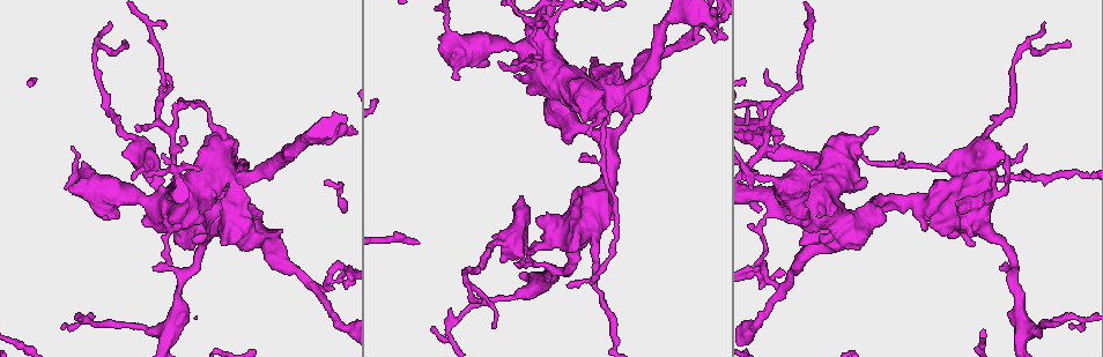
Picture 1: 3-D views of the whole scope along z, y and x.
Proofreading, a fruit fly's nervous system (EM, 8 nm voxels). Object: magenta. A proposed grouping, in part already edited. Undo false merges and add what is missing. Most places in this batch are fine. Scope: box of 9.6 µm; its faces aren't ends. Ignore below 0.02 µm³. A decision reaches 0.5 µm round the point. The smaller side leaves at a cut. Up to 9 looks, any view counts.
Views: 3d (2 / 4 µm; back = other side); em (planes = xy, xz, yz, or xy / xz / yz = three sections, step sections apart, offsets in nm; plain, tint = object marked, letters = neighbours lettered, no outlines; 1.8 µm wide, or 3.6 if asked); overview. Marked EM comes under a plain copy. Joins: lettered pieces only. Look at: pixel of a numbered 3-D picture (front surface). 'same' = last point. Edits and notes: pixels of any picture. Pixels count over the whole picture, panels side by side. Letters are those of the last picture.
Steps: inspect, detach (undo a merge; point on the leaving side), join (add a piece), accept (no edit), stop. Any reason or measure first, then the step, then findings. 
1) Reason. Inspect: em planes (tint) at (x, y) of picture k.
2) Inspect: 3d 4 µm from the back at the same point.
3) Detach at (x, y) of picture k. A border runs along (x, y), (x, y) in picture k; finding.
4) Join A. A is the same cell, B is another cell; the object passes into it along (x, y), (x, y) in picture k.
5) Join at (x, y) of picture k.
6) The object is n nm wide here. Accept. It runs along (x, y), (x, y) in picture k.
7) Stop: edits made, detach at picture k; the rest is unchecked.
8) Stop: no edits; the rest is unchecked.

Side arm on a straight run. Inspect: 3d 2 µm at (690, 39) of picture 1.

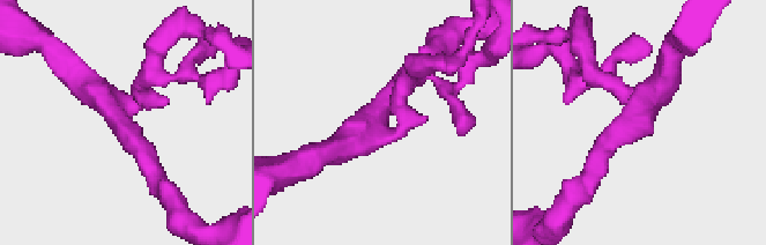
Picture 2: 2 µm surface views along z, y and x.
3 arms meet here; need the tissue. Inspect: em planes (tint) at (119, 117) of picture 2.

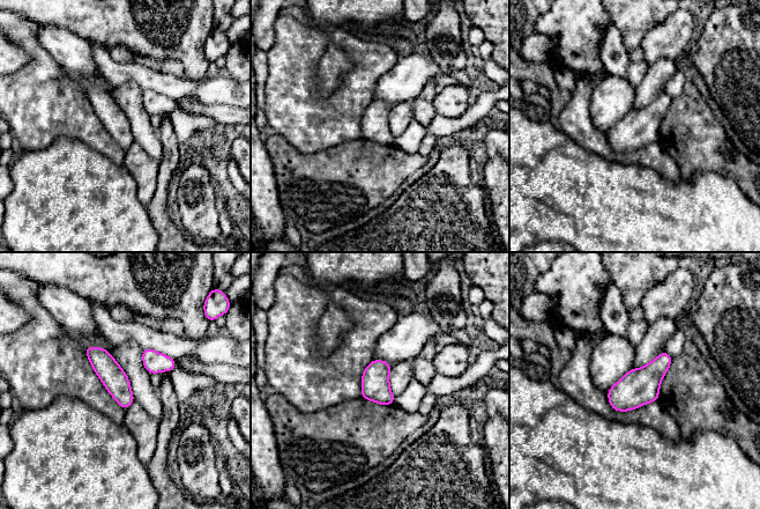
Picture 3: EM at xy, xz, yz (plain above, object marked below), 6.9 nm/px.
Inspect: em planes (letters) at the same point.

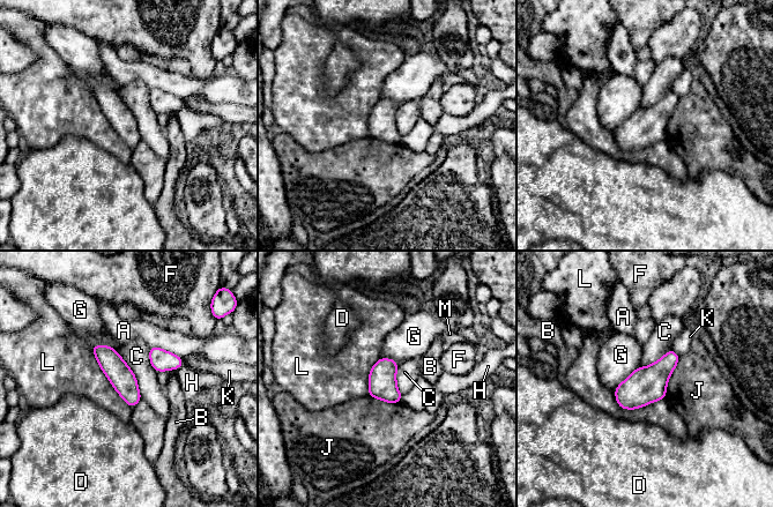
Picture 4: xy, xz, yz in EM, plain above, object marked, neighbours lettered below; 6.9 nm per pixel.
The object is 170 nm wide here; the longest contact is with L, 550 nm. Accept. A, B, C, D, F, G, H, J, K, L and M are other cells; one cell here.

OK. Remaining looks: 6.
Thick turns thin. Inspect: em planes (letters) at (209, 186) of picture 1.

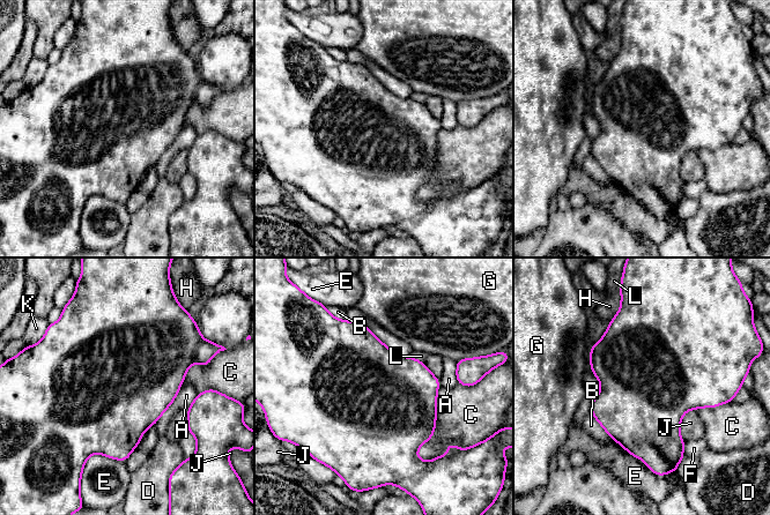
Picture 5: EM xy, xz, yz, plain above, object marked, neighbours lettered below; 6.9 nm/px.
Accept. A, B, C, D, E, F, G, H, J, K and L are other cells; a border runs along (411, 356), (419, 359), (438, 380) in picture 5; all the same cell.

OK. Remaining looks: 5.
Free end. Inspect: 3d 2 µm at (926, 229) of picture 1.

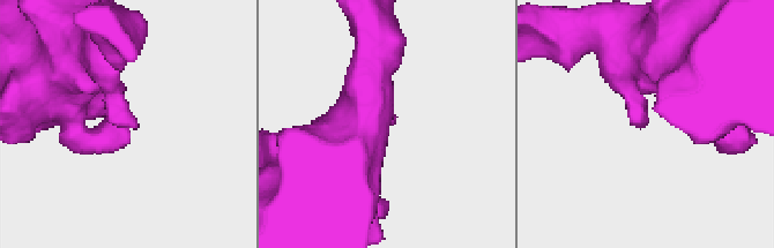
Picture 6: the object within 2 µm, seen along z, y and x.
Inspect: em planes (letters) at (136, 124) of picture 6.

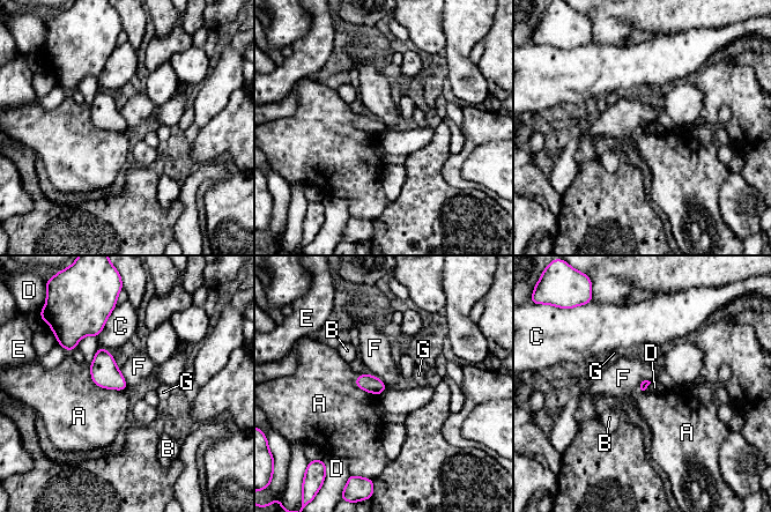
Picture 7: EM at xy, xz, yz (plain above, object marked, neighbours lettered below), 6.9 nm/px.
Accept. A, B, C, D, E, F and G are other cells; a border runs along (119, 370), (127, 387) in picture 7; none of them fits.

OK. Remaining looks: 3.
An open end. Inspect: em 3.6 µm planes (letters) at (972, 246) of picture 1.

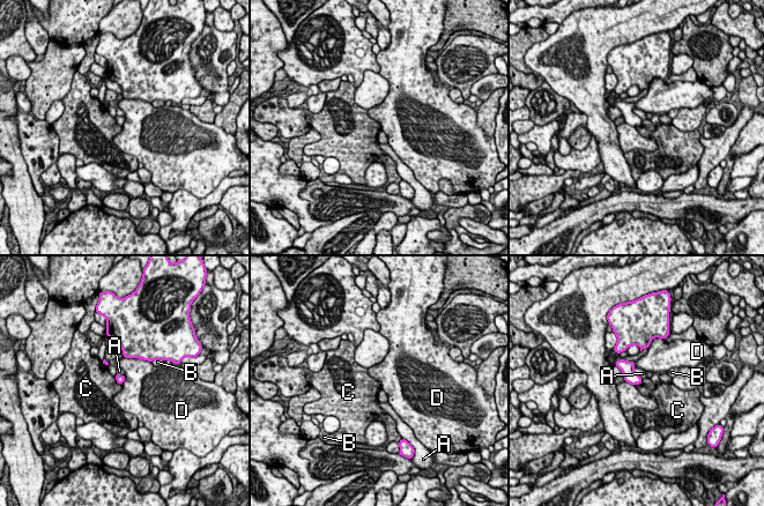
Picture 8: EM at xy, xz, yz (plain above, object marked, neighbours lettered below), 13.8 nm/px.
Accept. A, B, C and D are other cells; a border runs along (113, 377), (120, 385) in picture 8; no lettered piece goes on from it.

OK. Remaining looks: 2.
Stop: no edits; the rest is unchecked.

